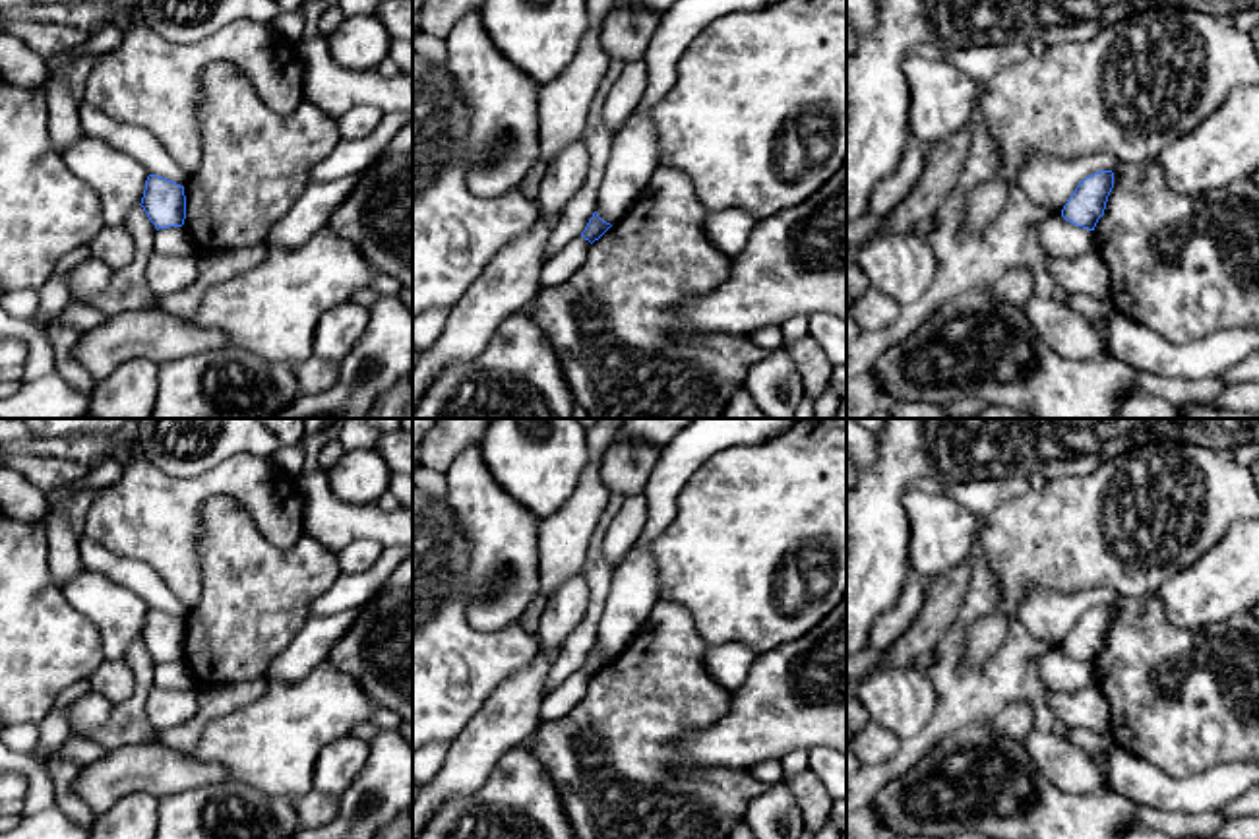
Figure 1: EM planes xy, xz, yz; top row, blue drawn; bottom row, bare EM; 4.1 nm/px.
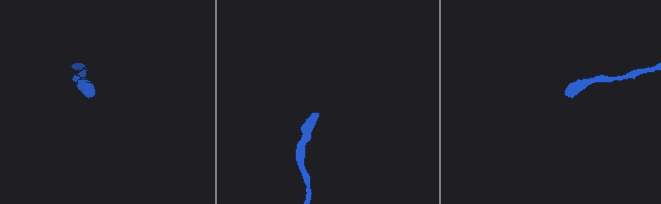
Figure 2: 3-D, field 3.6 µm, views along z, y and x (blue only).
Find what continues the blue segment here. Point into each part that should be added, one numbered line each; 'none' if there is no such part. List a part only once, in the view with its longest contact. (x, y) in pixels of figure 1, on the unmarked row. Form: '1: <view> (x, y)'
none

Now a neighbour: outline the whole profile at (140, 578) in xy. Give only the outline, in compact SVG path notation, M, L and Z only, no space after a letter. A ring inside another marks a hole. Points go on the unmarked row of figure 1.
M85 535L77 543L83 564L87 570L107 575L122 587L136 593L149 608L163 610L180 620L186 618L188 608L167 587L165 579L145 562L134 558L122 558L87 539Z

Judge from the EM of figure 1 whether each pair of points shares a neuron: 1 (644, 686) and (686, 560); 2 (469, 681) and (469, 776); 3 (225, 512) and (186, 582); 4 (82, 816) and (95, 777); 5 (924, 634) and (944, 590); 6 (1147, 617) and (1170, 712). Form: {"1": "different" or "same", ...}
{"1": "different", "2": "different", "3": "different", "4": "different", "5": "same", "6": "same"}

